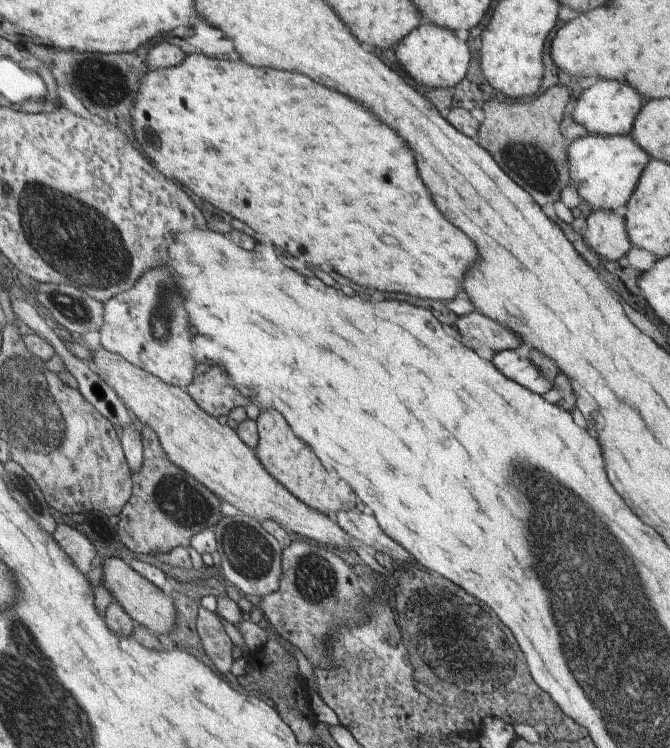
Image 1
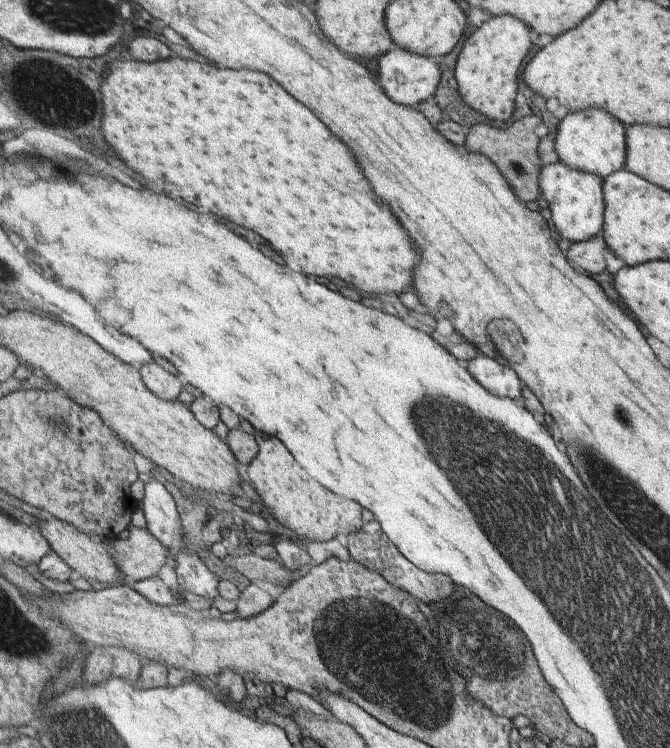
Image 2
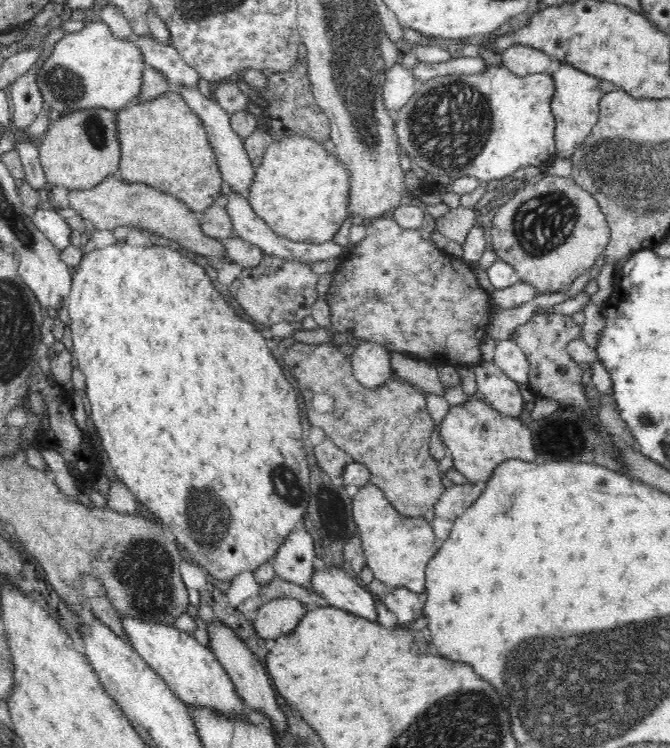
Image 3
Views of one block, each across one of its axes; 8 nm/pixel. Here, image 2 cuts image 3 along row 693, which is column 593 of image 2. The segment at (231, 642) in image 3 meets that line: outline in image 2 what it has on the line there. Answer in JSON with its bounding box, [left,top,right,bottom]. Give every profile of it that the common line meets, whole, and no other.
[568,235,609,274]

